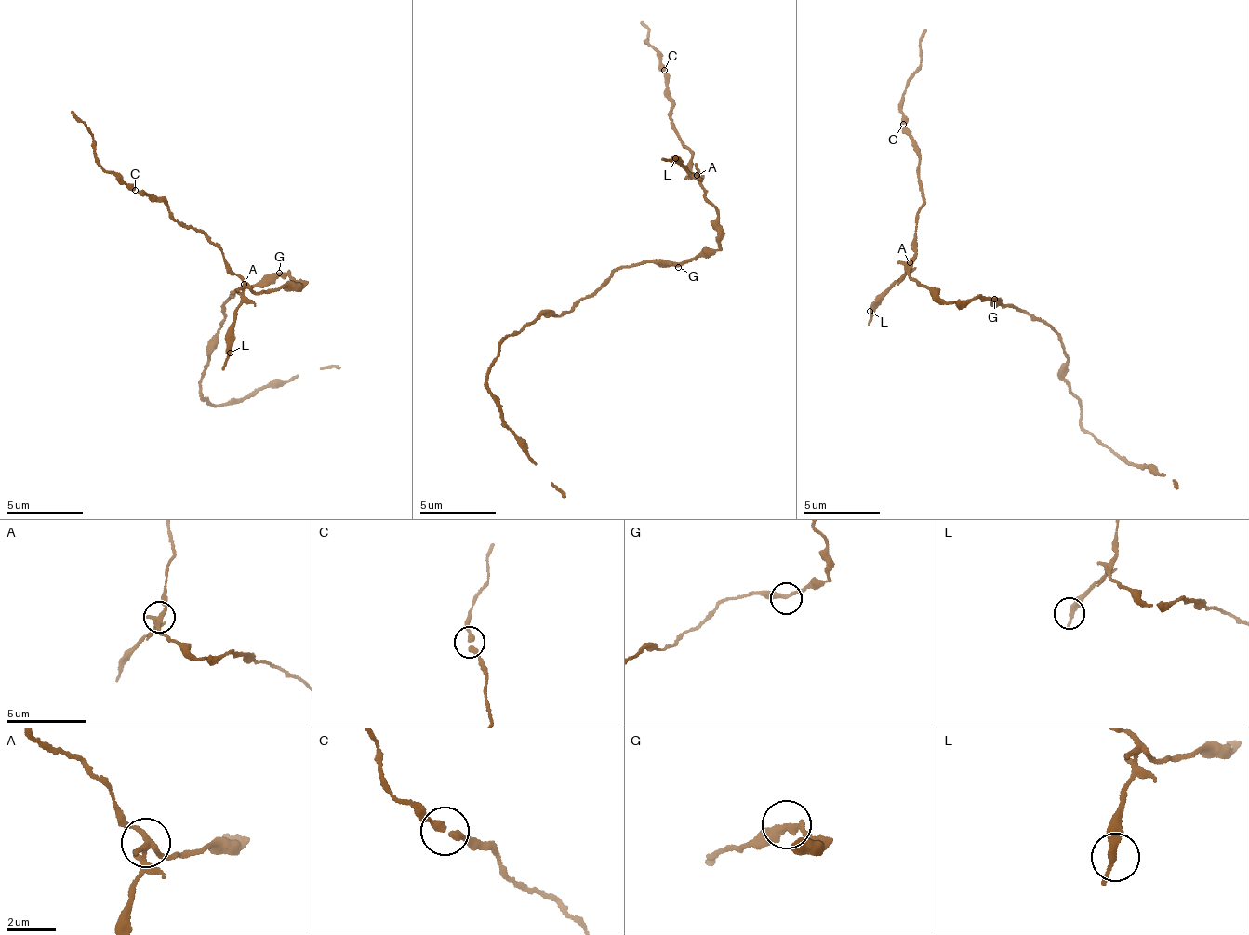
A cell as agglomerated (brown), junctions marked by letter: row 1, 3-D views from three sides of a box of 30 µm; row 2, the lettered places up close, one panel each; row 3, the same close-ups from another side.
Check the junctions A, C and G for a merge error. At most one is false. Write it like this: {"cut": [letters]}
{"cut": ["A"]}

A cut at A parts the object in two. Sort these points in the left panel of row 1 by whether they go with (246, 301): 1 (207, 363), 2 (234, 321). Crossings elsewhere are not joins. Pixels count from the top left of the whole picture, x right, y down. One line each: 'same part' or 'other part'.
1: other part
2: same part

